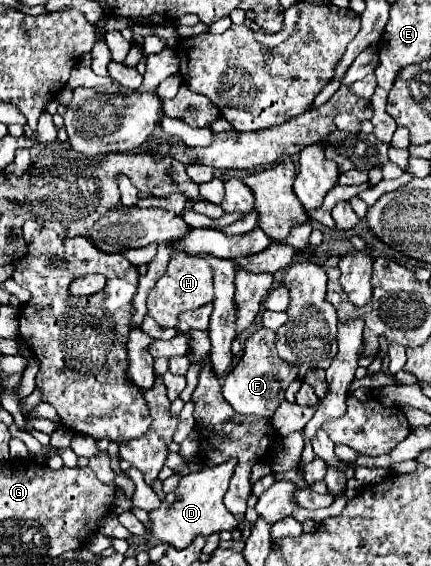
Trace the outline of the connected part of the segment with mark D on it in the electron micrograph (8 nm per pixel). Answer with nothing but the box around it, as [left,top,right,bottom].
[148,460,238,548]

